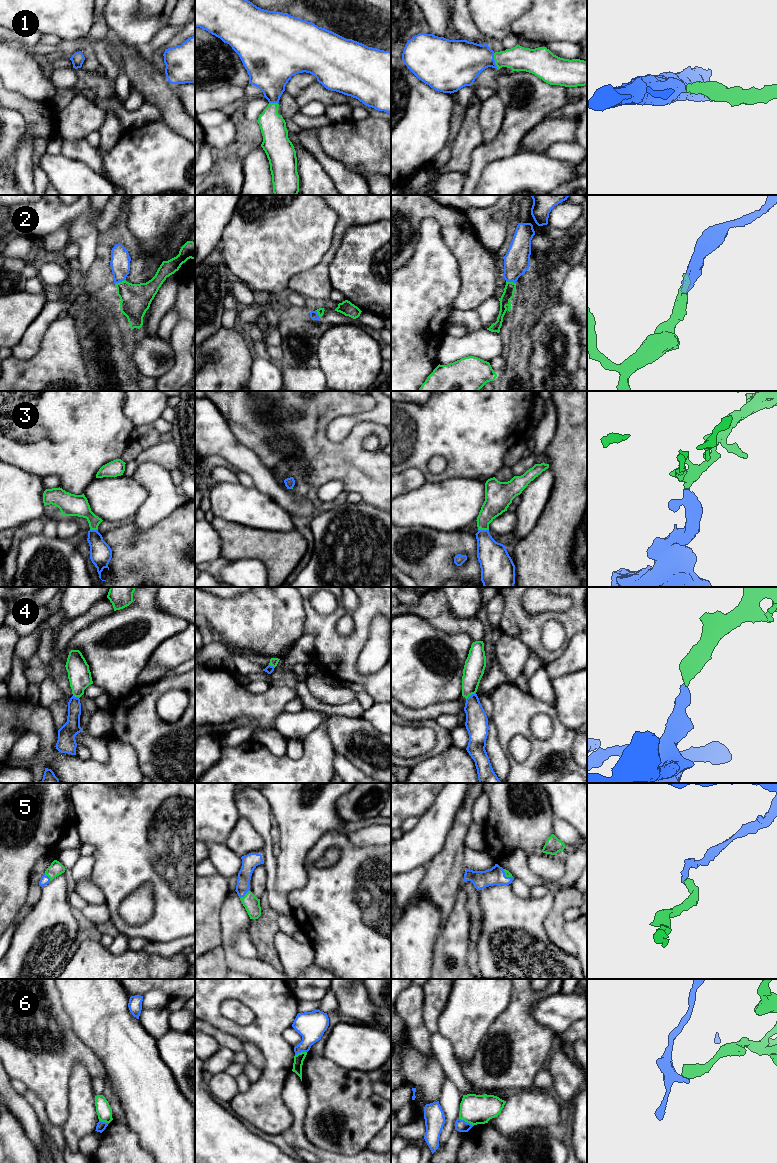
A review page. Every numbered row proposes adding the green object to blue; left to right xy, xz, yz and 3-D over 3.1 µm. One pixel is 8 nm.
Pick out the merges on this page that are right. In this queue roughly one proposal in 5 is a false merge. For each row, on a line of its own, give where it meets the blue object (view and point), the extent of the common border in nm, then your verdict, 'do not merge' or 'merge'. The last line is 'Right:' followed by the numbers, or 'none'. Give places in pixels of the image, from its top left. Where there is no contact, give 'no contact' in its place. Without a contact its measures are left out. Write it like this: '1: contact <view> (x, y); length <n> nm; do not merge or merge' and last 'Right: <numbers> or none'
1: contact yz (494, 61); length 130 nm; merge
2: contact xy (120, 281); length 100 nm; merge
3: contact yz (483, 530); length 90 nm; merge
4: contact yz (470, 695); length 100 nm; merge
5: contact xz (244, 895); length 100 nm; merge
6: contact yz (466, 1122); length 130 nm; do not merge
Right: 1, 2, 3, 4, 5

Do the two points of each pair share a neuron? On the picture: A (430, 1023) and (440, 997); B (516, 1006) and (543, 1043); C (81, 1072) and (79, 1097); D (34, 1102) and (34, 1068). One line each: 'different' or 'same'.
A: same
B: same
C: same
D: different

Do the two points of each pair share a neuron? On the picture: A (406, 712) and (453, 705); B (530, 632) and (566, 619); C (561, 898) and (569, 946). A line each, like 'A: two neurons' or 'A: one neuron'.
A: one neuron
B: one neuron
C: one neuron

